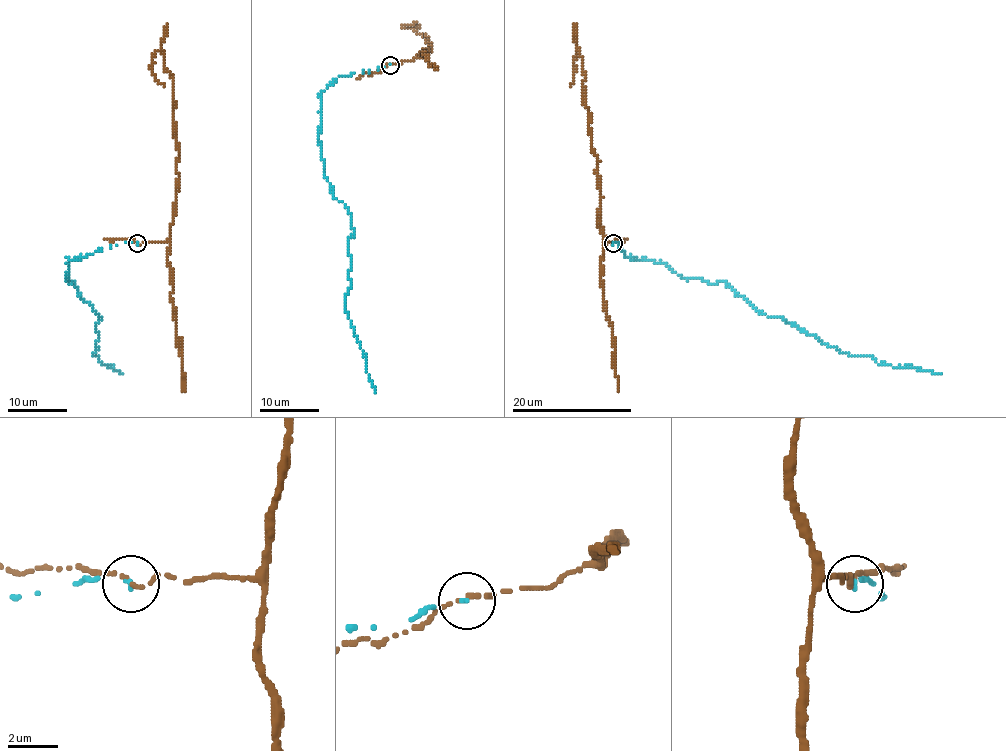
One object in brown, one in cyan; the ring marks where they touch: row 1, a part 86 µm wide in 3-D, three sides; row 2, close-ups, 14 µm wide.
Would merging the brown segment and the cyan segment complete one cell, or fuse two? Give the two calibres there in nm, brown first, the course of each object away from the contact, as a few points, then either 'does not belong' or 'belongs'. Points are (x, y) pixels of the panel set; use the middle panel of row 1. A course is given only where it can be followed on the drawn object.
150/130 nm | brown via (390, 64), (411, 61), (426, 50), (429, 51), (425, 36), (402, 26), (417, 21) | cyan via (390, 64), (335, 78), (320, 94), (323, 175), (353, 230), (346, 306), (375, 393) | belongs

